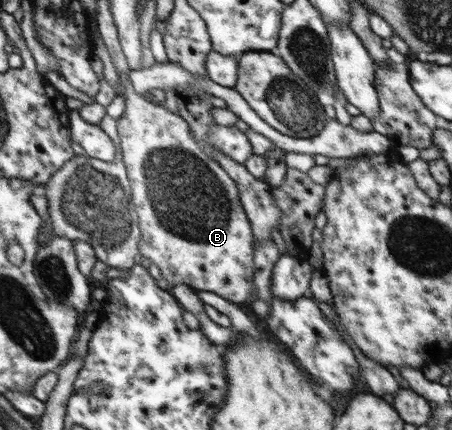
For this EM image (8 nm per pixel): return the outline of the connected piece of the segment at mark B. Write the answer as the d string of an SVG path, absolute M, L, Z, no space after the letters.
M118 72L122 84L124 84L125 99L125 113L117 120L117 131L120 138L120 146L122 147L122 158L126 167L127 178L129 185L131 186L131 202L132 207L135 208L138 214L138 226L140 228L141 237L139 238L139 260L144 263L156 264L160 268L162 276L169 282L169 286L178 286L184 284L190 286L196 292L200 290L206 290L206 292L214 292L224 300L230 300L237 305L244 303L250 299L250 295L253 295L254 284L253 278L255 273L254 264L254 244L255 236L252 232L252 225L248 220L246 211L242 206L239 190L234 183L234 180L230 178L229 174L219 165L219 163L206 155L204 151L198 147L198 144L194 141L192 134L190 134L191 128L189 127L189 118L183 118L181 115L174 114L166 107L150 103L138 95L133 87L133 84L128 78L125 78L125 74Z

